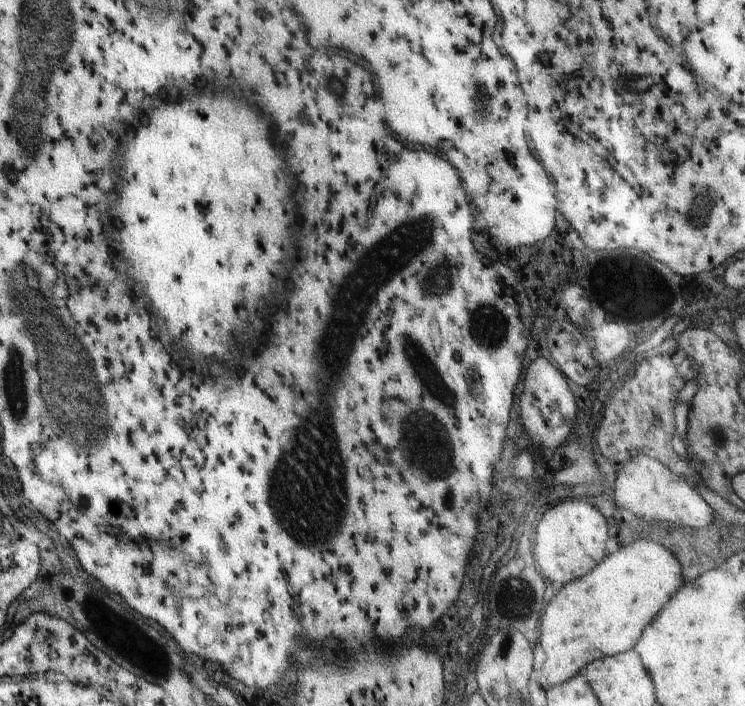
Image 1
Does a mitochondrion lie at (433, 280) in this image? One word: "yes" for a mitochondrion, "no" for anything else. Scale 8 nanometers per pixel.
yes

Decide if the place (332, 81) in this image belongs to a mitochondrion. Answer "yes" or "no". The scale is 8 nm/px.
no

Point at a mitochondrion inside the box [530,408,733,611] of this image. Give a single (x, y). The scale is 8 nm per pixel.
(720, 435)

